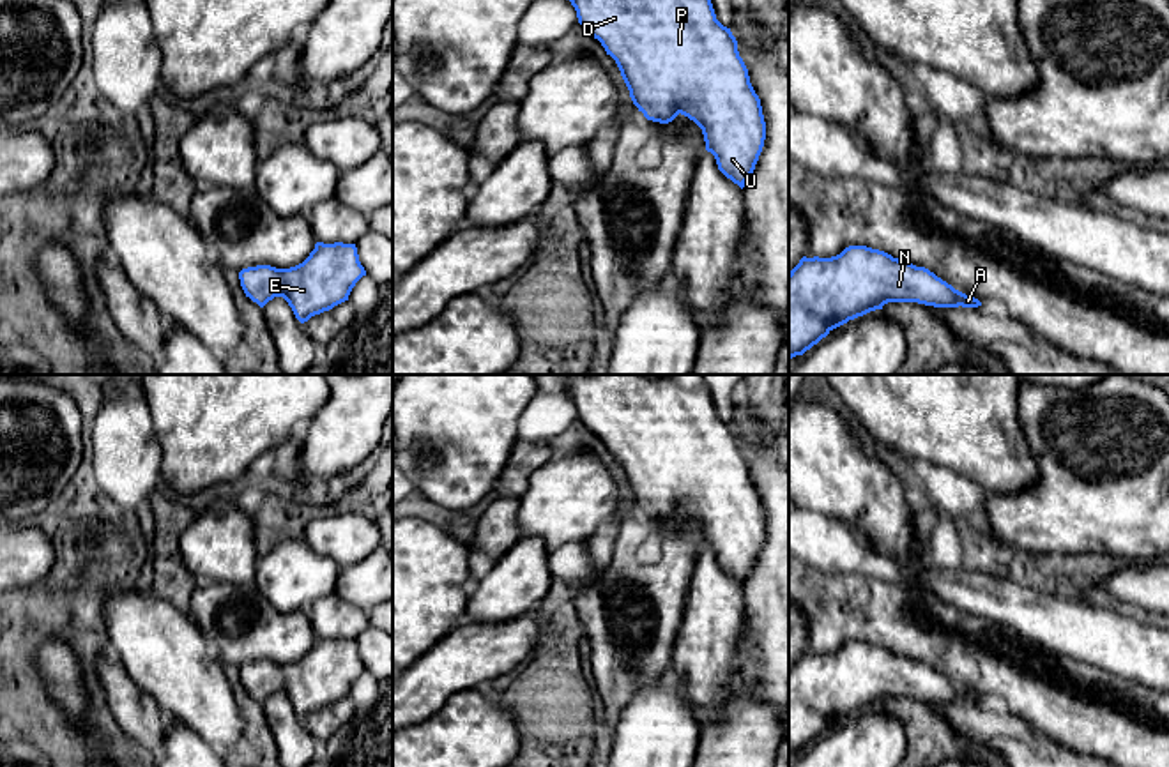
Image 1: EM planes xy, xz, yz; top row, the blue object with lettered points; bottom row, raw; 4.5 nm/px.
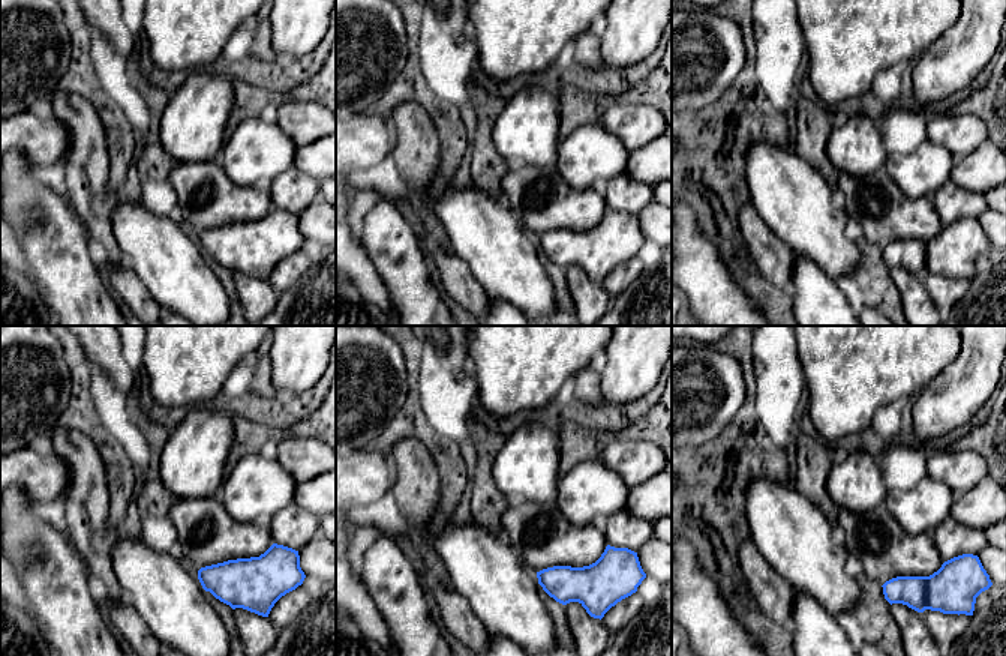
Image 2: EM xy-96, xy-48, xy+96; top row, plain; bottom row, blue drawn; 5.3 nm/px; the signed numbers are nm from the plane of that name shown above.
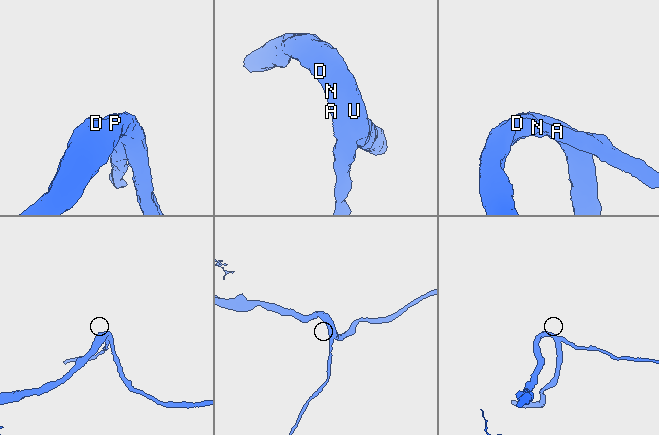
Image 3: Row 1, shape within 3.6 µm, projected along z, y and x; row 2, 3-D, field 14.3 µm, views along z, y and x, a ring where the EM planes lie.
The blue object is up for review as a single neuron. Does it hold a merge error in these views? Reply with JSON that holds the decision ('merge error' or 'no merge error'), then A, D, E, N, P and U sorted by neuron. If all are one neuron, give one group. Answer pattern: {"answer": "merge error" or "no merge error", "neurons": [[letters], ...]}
{"answer": "no merge error", "neurons": [["A", "D", "E", "N", "P", "U"]]}

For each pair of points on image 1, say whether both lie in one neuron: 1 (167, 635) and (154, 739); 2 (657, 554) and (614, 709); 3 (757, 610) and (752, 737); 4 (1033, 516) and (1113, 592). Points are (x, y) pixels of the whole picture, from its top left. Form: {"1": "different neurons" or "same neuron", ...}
{"1": "different neurons", "2": "same neuron", "3": "different neurons", "4": "different neurons"}

